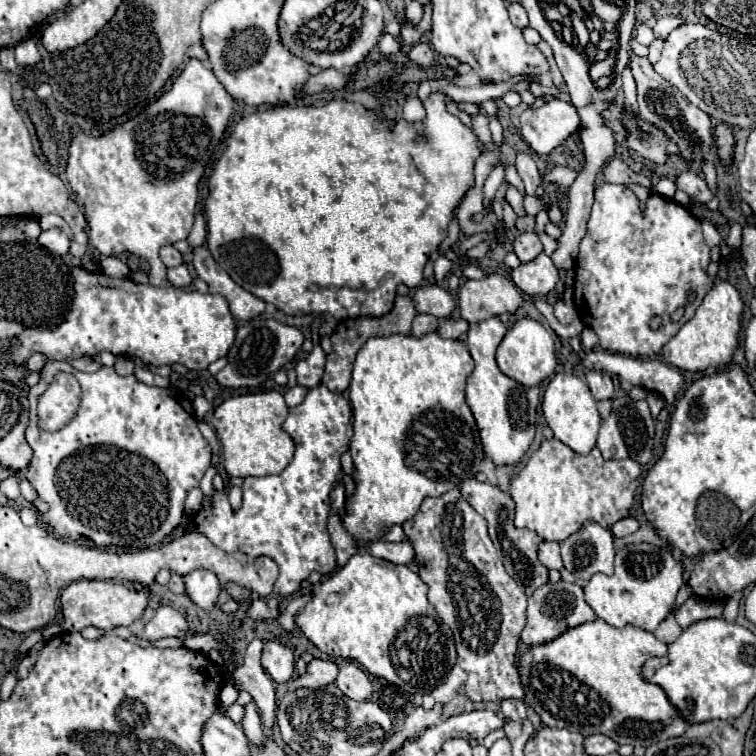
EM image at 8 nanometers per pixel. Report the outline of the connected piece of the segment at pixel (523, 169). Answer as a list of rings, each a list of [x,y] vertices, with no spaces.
[[[518,152],[518,156],[516,156],[516,170],[518,170],[520,178],[524,180],[526,194],[536,194],[536,188],[538,188],[540,182],[542,182],[542,176],[540,176],[540,172],[538,172],[536,162],[534,162],[528,154]]]

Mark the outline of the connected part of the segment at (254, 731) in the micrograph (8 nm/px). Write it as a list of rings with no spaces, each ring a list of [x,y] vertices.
[[[254,702],[246,704],[244,706],[244,718],[242,718],[242,730],[244,734],[248,736],[250,742],[254,742],[256,746],[262,746],[262,740],[264,740],[264,730],[262,730],[262,722],[260,722],[260,716],[258,716],[258,708]]]

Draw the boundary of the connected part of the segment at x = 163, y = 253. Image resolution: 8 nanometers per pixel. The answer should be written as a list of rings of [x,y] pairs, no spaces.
[[[164,246],[162,250],[160,250],[160,258],[162,258],[162,262],[170,268],[170,266],[180,266],[180,264],[184,264],[184,258],[182,258],[182,254],[174,248],[174,246]]]

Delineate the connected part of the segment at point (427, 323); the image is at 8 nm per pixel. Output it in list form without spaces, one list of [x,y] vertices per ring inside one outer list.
[[[418,314],[412,322],[412,336],[420,338],[424,334],[430,334],[430,332],[436,332],[438,328],[438,320],[430,314]]]

